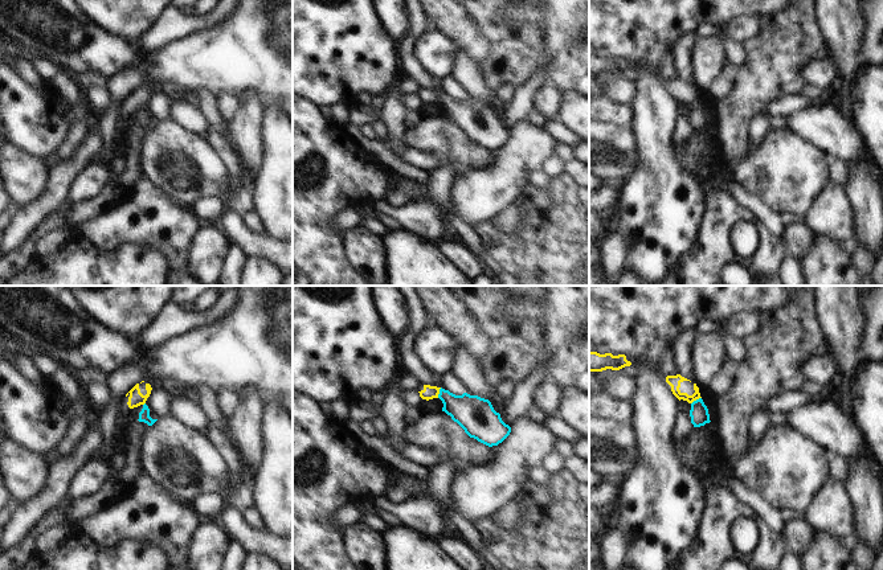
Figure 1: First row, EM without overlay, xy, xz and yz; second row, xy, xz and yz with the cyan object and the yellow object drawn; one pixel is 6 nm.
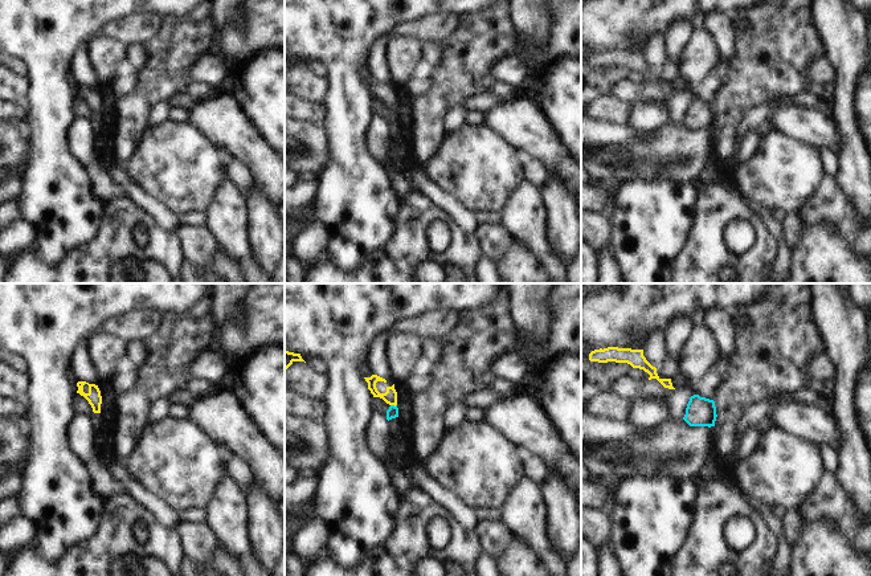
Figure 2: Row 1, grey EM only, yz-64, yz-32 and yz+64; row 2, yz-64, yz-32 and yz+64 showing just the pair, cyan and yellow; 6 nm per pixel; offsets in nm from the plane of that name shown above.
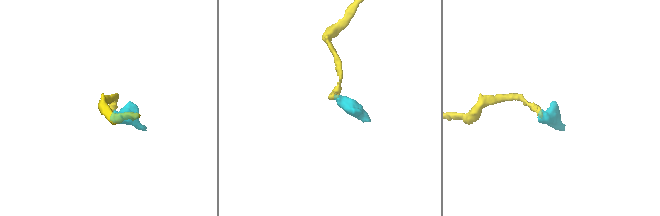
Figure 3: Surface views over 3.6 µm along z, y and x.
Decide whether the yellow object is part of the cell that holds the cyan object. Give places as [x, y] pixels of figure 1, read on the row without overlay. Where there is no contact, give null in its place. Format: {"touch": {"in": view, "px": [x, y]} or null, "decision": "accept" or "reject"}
{"touch": {"in": "xz", "px": [440, 97]}, "decision": "reject"}

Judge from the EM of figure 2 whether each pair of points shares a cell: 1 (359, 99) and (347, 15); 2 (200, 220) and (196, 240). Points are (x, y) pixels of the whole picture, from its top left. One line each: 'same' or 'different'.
1: same
2: different

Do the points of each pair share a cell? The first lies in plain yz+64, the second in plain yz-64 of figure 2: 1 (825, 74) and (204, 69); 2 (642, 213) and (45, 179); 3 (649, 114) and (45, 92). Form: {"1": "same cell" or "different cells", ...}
{"1": "same cell", "2": "same cell", "3": "same cell"}

